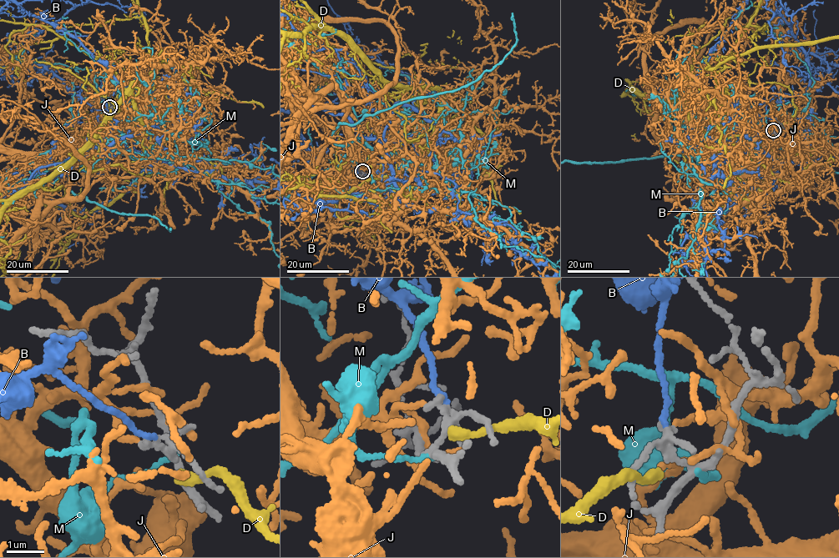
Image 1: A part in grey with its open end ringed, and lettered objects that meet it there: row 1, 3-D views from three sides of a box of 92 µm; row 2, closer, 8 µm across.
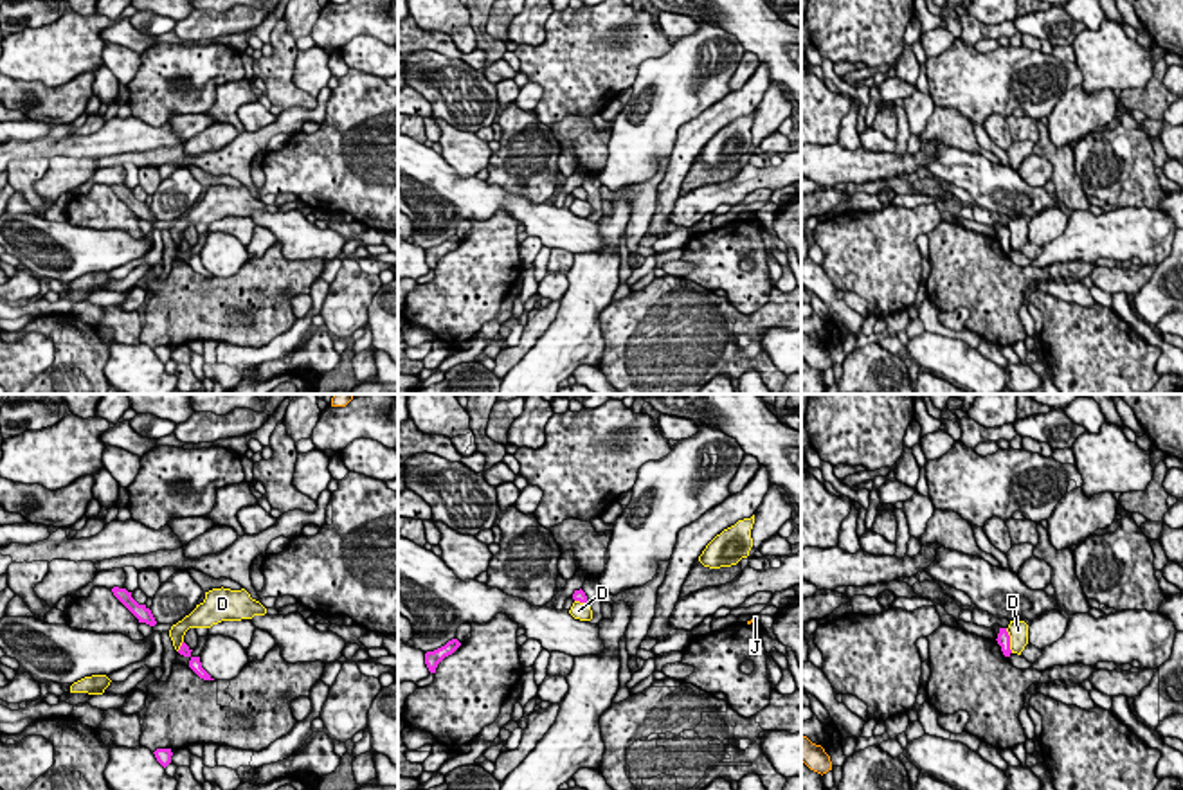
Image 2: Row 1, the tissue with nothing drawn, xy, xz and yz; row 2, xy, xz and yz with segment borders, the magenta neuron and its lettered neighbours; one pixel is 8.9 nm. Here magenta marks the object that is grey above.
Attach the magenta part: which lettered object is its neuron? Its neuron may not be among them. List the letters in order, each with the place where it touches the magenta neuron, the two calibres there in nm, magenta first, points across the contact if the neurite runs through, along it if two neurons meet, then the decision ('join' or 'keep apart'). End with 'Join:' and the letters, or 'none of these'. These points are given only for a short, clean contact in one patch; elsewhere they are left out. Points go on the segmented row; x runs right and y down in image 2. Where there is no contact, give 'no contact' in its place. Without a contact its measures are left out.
B: no contact; join
D: meets magenta in yz at (1009, 641); 130 nm thick on the magenta side, 190 nm on the other; border along yz (1005, 628), (1012, 652); keep apart
J: no contact; keep apart
M: no contact; keep apart
Join: B

